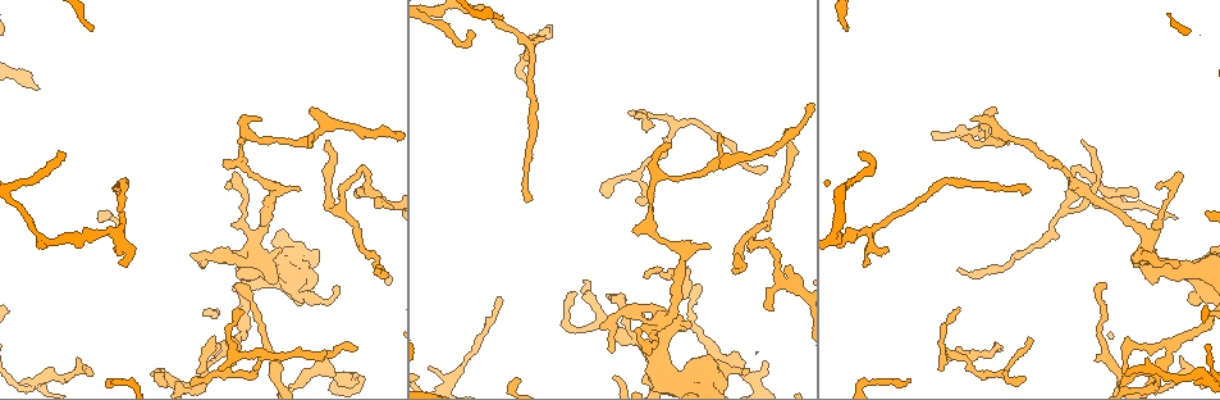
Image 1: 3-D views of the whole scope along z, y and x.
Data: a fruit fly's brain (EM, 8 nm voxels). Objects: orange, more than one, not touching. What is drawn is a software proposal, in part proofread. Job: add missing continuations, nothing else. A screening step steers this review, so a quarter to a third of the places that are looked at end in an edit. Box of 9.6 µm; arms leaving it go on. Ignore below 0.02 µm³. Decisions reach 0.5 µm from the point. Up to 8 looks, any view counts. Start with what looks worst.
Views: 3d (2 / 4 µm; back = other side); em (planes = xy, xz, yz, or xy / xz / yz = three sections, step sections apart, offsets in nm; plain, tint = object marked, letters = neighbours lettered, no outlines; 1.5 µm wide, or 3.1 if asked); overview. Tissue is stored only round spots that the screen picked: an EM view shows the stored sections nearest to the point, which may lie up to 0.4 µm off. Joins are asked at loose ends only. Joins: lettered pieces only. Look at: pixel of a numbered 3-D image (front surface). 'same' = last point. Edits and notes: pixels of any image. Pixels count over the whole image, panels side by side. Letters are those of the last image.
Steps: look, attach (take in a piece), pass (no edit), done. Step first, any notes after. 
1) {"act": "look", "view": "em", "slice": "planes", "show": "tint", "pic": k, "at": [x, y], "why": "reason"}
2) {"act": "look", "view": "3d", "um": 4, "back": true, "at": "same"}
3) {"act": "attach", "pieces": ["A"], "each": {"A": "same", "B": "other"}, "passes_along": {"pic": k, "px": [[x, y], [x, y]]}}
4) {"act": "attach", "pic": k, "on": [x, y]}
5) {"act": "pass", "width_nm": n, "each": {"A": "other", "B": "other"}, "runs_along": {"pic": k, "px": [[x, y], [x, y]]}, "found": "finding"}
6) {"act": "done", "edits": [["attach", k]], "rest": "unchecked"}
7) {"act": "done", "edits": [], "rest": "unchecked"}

{"act": "look", "view": "em", "um": 3.1, "slice": "yz", "step": 16, "show": "letters", "pic": 1, "at": [861, 151], "why": "free end"}

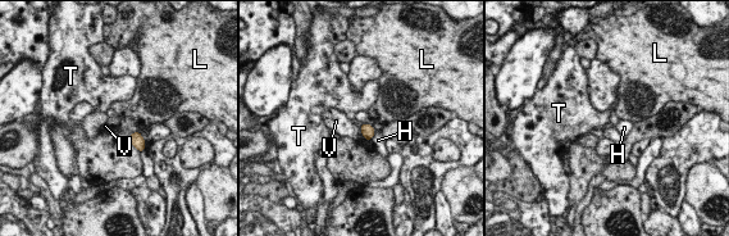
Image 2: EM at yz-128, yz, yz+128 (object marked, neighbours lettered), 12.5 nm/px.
{"act": "pass", "width_nm": 160, "each": {"H": "other", "L": "other", "T": "other", "V": "other"}, "found": "none of them fits"}

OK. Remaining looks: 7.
{"act": "look", "view": "3d", "um": 2, "back": true, "pic": 1, "at": [970, 118], "why": "thin end"}

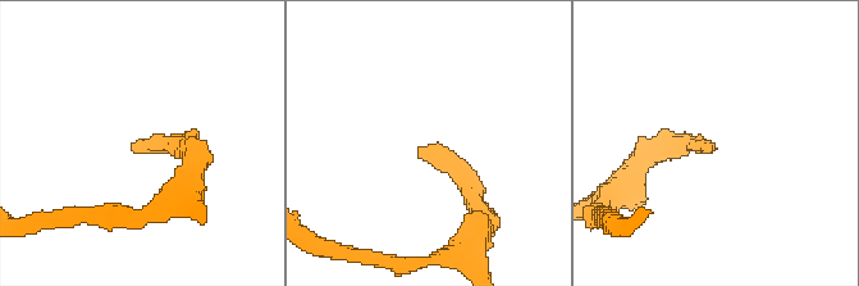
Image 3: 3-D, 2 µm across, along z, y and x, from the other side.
{"act": "look", "view": "em", "slice": "xy", "step": 4, "show": "letters", "pic": 3, "at": [710, 148], "why": "now the EM"}

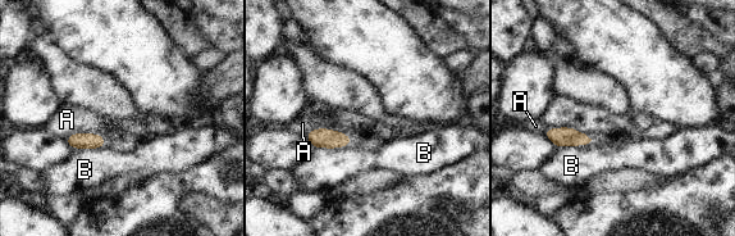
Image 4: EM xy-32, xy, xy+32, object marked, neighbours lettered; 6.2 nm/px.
{"act": "pass", "each": {"A": "other", "B": "other"}, "border": {"pic": 4, "px": [[104, 135], [72, 132], [64, 140]]}, "found": "no lettered piece goes on from it"}

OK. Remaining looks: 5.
{"act": "look", "view": "3d", "um": 2, "pic": 1, "at": [1085, 142]}

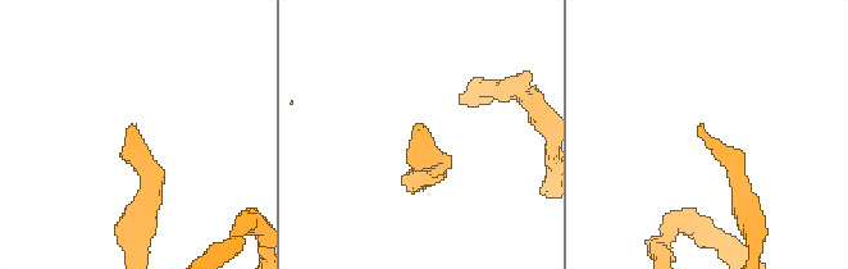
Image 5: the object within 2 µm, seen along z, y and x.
{"act": "look", "view": "em", "slice": "planes", "show": "letters", "pic": 5, "at": [134, 126], "why": "now the EM"}

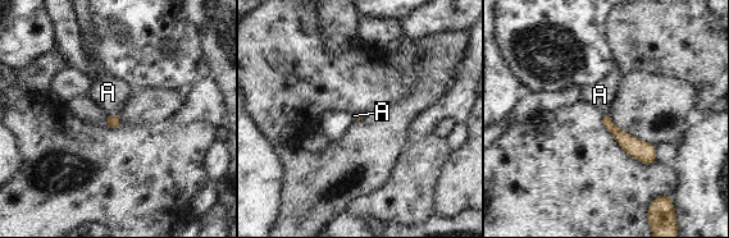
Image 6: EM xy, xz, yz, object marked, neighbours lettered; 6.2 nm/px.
{"act": "attach", "pieces": ["A"], "each": {"A": "same"}, "passes_along": {"pic": 6, "px": [[113, 120], [113, 115], [108, 92]]}, "found": "it goes on there"}

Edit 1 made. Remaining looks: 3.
{"act": "done", "edits": [["attach", 6]], "rest": "unchecked"}

